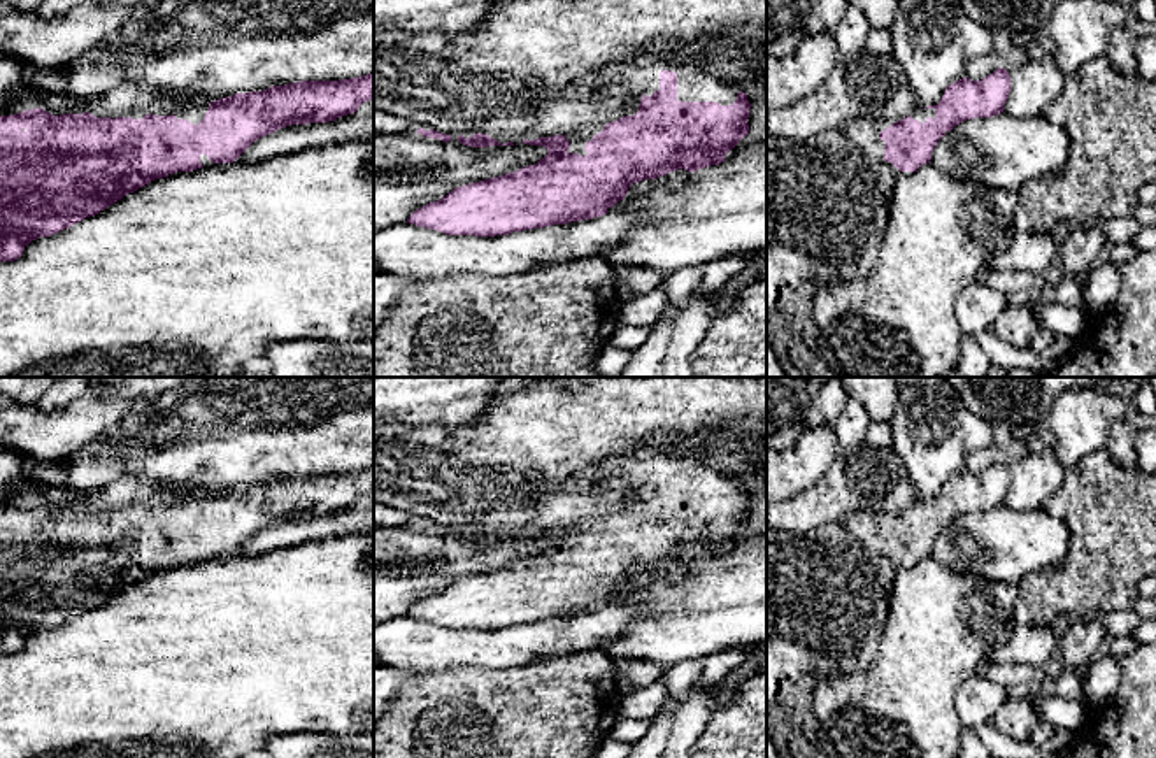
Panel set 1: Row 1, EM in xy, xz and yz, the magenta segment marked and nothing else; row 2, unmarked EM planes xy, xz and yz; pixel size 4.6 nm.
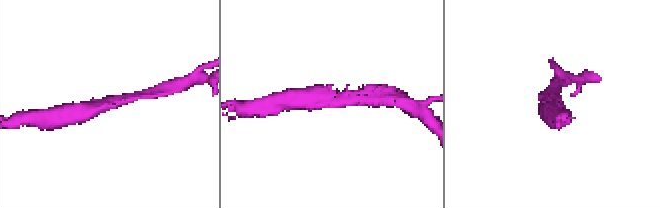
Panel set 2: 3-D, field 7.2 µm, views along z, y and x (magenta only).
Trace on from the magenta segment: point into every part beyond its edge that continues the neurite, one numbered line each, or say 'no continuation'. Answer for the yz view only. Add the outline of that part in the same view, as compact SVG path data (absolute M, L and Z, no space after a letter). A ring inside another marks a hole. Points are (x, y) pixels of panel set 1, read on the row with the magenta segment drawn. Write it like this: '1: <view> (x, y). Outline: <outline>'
1: yz (863, 132). Outline: M853 116L838 130L851 140L851 144L863 153L863 156L888 167L895 177L910 175L914 172L900 172L893 163L884 161L886 142L879 139L879 133L896 121L877 119L872 116Z

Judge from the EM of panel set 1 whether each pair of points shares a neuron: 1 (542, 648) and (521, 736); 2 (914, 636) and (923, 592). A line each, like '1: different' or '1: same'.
1: different
2: same

